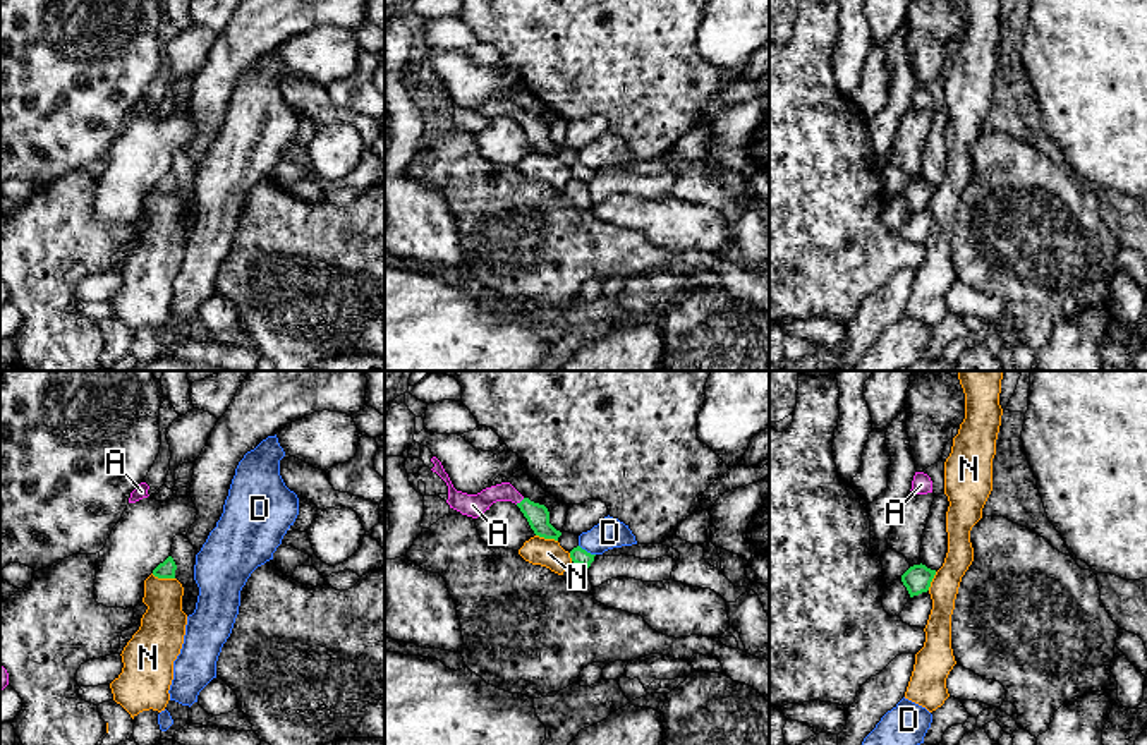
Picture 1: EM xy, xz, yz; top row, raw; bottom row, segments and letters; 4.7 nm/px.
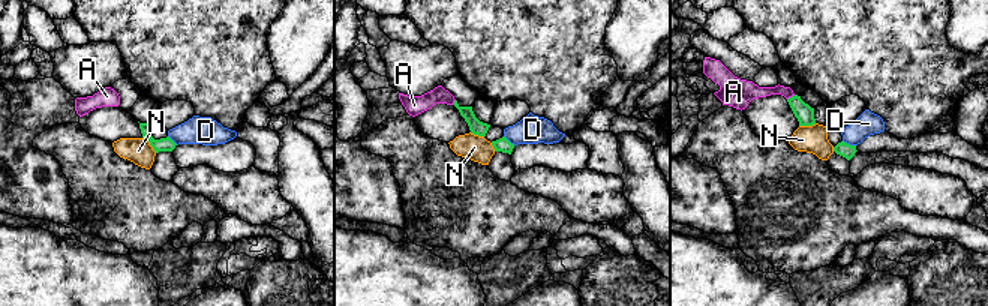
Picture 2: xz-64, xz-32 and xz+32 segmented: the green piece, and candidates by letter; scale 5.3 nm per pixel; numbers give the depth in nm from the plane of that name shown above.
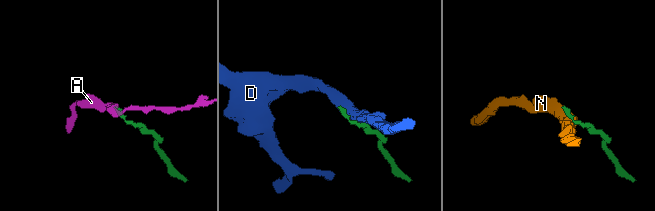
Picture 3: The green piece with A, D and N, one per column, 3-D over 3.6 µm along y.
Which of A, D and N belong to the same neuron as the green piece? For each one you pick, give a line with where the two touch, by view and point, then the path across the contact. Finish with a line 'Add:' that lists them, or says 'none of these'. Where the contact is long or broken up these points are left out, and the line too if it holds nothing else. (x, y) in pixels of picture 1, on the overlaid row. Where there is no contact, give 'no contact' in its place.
A: contact xz (521, 502); way xz (538, 515), (521, 502), (490, 495), (473, 505)
Add: A

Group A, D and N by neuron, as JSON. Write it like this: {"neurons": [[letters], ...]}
{"neurons": [["A"], ["D"], ["N"]]}

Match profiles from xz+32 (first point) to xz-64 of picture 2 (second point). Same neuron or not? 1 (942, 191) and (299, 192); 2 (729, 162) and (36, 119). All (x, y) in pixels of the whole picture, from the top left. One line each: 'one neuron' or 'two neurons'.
1: two neurons
2: two neurons

